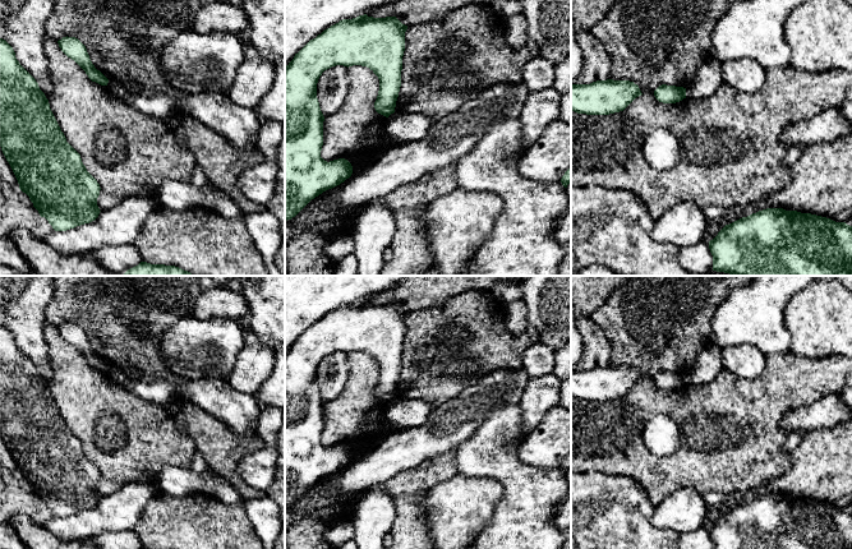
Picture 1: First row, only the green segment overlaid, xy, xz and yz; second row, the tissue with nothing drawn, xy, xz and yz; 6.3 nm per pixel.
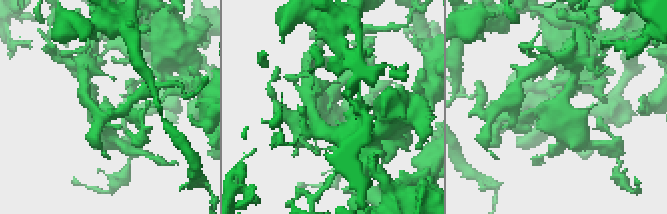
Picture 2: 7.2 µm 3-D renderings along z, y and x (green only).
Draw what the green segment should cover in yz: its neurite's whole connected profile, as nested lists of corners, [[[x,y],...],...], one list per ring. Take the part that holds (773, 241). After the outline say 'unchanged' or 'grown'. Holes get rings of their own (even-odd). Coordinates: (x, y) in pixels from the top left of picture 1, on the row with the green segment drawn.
[[[766,208],[726,225],[709,241],[713,271],[737,276],[852,276],[852,226],[830,218]]] | unchanged

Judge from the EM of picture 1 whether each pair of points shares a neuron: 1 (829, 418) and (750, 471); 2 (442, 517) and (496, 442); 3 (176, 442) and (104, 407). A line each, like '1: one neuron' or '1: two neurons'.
1: two neurons
2: two neurons
3: one neuron

